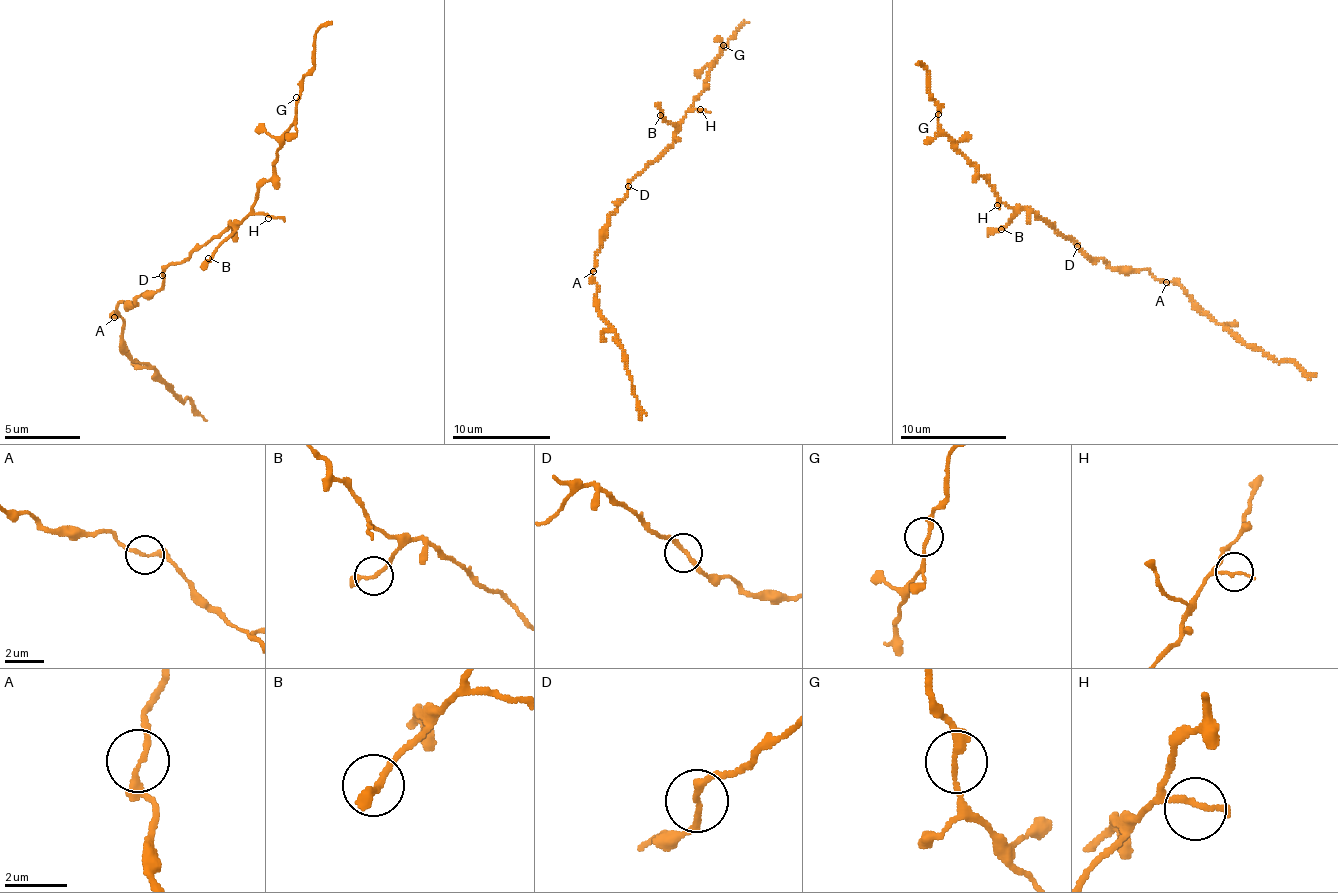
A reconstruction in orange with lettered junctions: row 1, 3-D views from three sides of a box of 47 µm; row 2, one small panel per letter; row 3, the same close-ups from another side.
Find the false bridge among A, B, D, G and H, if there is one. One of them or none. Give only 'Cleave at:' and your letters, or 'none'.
Cleave at: none

